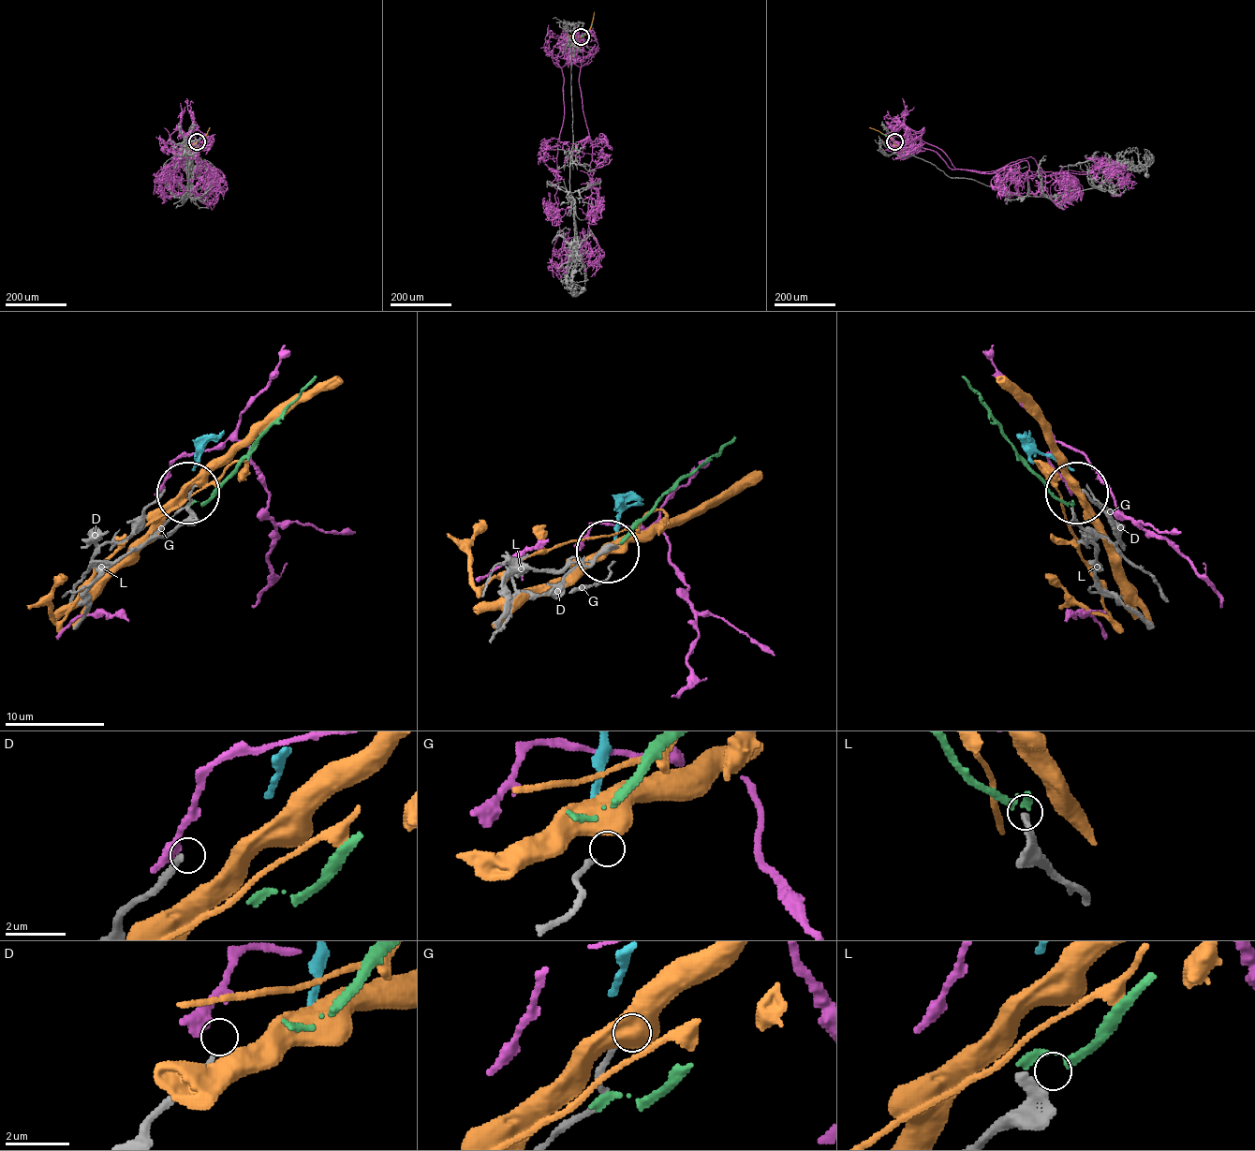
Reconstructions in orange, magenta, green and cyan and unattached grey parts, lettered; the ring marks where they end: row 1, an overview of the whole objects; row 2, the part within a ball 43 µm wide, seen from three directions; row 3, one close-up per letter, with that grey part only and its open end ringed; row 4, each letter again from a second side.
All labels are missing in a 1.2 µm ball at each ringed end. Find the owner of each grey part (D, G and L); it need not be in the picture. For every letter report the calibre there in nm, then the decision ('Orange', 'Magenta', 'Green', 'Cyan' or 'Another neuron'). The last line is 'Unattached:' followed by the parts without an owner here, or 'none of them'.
D: Thickness 200 nm. Another neuron
G: Thickness 160 nm. Another neuron
L: Thickness 360 nm. Green
Unattached: D, G

